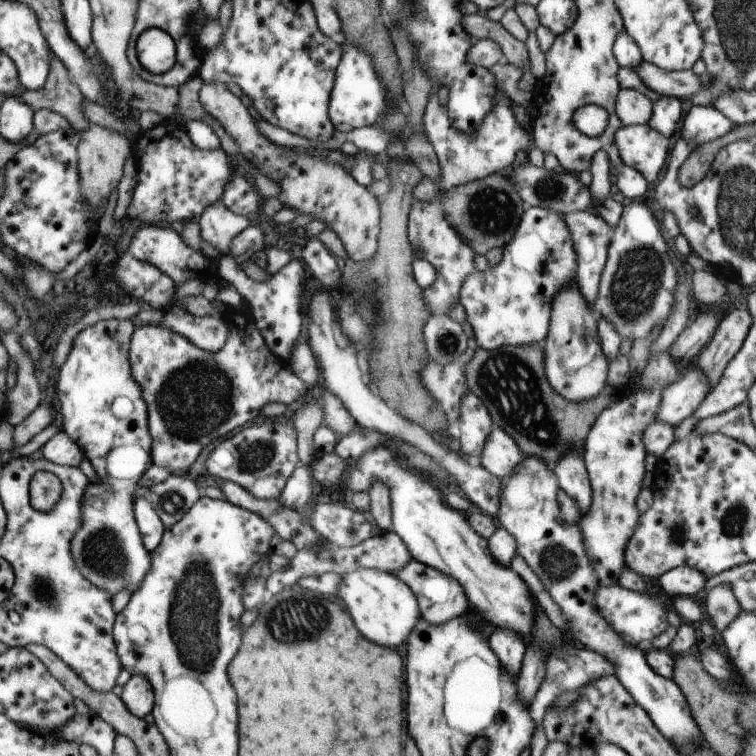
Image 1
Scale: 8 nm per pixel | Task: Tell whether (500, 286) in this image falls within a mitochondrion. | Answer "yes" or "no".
no

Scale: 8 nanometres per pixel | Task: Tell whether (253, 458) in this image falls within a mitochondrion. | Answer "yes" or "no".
yes

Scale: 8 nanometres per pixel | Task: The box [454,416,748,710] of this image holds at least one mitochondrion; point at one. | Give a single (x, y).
(562, 562)

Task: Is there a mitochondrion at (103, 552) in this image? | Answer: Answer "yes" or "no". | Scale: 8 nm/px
yes

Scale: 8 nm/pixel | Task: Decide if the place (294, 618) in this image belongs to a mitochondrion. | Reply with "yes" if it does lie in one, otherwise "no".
yes

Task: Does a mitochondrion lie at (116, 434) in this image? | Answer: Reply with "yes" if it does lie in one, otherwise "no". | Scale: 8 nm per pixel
no

